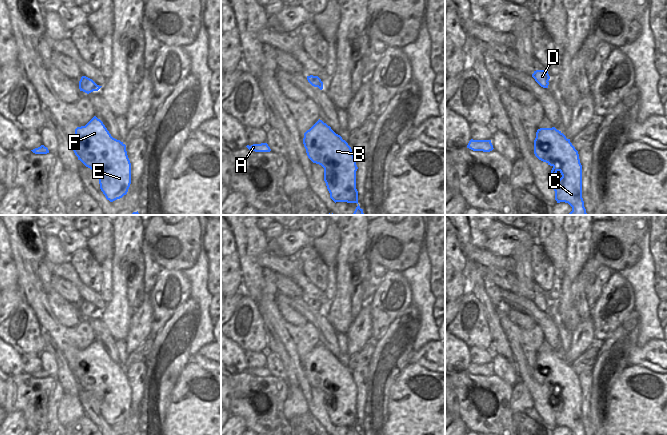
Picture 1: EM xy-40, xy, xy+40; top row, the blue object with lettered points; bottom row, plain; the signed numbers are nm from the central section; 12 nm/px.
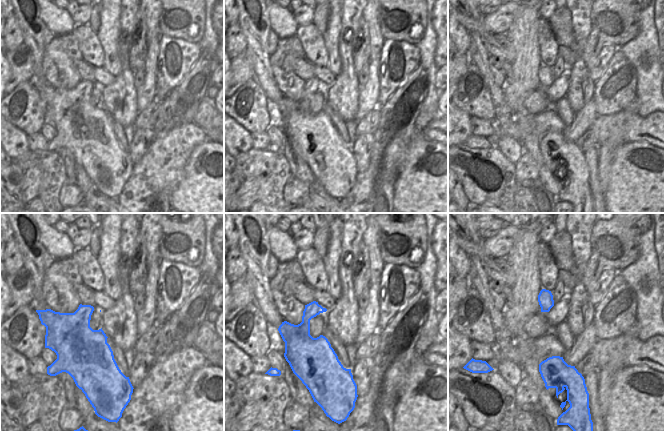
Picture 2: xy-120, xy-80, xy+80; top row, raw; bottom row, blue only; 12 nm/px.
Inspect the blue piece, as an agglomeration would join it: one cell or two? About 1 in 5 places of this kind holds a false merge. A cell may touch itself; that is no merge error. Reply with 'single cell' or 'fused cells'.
single cell

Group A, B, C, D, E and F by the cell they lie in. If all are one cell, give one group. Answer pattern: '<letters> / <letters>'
A B C D E F

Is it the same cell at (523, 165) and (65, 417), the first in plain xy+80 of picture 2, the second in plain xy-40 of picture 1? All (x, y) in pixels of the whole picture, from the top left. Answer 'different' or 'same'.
same

